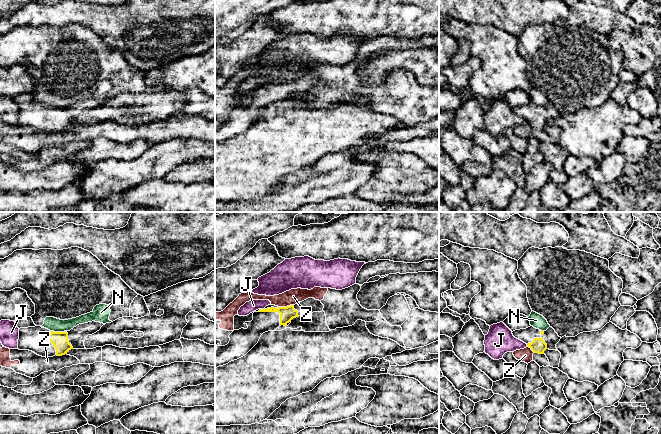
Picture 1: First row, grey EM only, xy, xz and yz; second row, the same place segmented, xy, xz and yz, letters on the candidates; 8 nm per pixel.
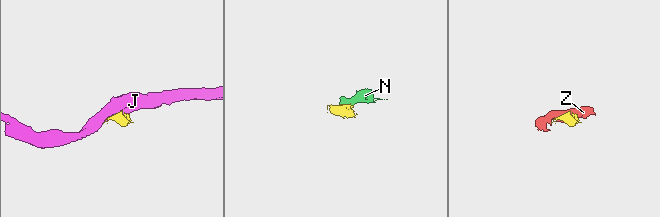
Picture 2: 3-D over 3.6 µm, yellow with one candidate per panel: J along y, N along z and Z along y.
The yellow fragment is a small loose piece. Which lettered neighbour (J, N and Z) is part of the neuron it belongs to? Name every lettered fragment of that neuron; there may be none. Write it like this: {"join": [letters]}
{"join": []}

